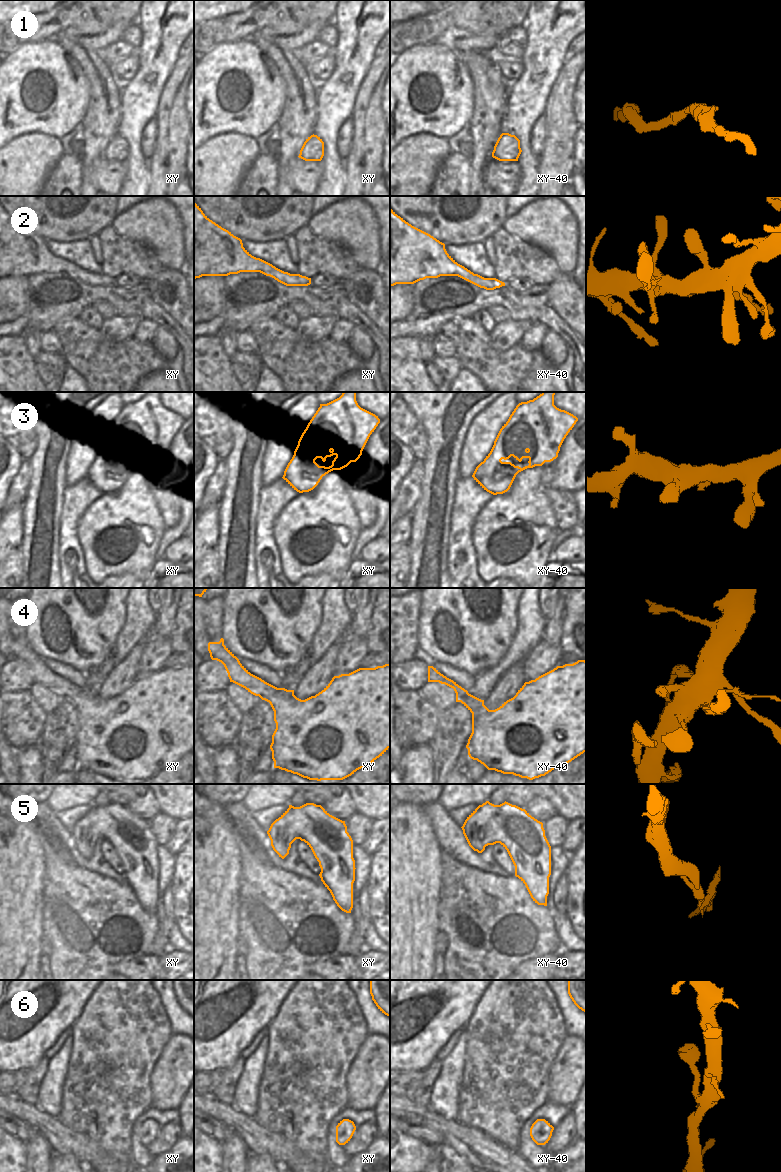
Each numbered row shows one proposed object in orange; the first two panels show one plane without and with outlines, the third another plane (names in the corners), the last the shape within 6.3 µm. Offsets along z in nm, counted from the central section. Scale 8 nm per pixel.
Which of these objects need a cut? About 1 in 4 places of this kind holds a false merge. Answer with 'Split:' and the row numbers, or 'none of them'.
Split: 5

